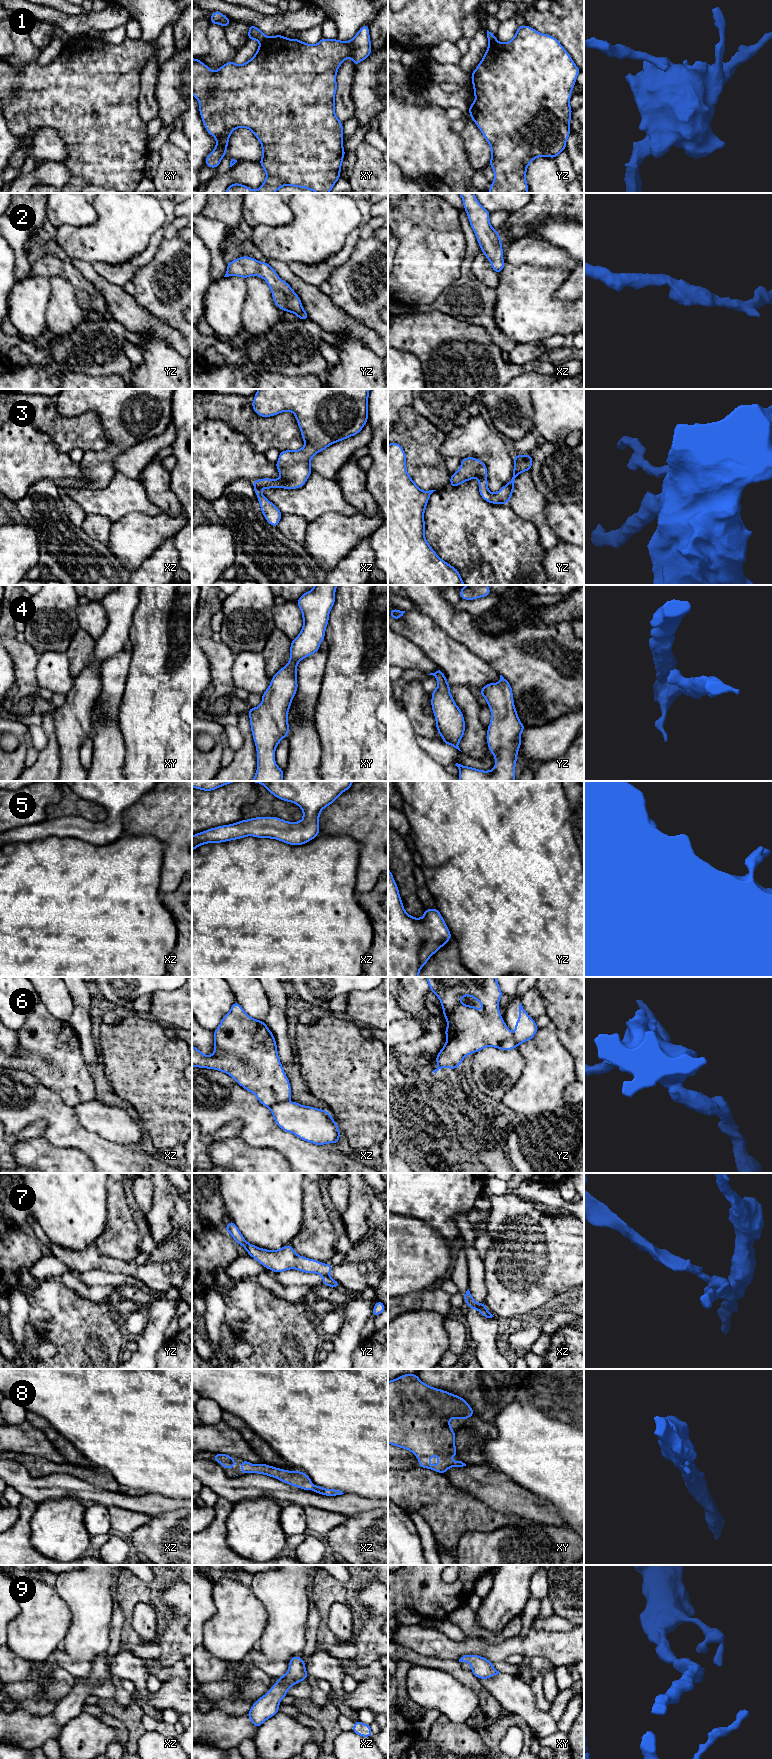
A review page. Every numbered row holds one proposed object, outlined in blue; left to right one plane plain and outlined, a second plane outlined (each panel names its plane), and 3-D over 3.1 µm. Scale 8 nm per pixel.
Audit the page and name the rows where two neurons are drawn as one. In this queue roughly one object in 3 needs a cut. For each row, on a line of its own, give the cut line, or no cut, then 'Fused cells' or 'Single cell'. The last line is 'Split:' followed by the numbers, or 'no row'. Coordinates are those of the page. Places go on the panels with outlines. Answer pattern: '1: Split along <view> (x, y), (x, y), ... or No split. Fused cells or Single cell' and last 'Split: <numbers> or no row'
1: Split along xy (267, 37), (260, 43). Fused cells
2: No split. Single cell
3: No split. Single cell
4: No split. Single cell
5: No split. Single cell
6: Split along xz (286, 1100), (273, 1103), (269, 1107). Fused cells
7: Split along xz (484, 1303), (480, 1303), (476, 1308). Fused cells
8: No split. Single cell
9: No split. Single cell
Split: 1, 6, 7

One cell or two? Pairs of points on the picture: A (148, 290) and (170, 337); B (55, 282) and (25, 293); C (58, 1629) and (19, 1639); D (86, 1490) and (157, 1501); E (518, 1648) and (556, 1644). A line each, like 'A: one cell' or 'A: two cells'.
A: two cells
B: two cells
C: one cell
D: one cell
E: one cell

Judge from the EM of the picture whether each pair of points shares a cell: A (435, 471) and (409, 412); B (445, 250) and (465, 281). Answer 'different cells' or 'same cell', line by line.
A: same cell
B: different cells

